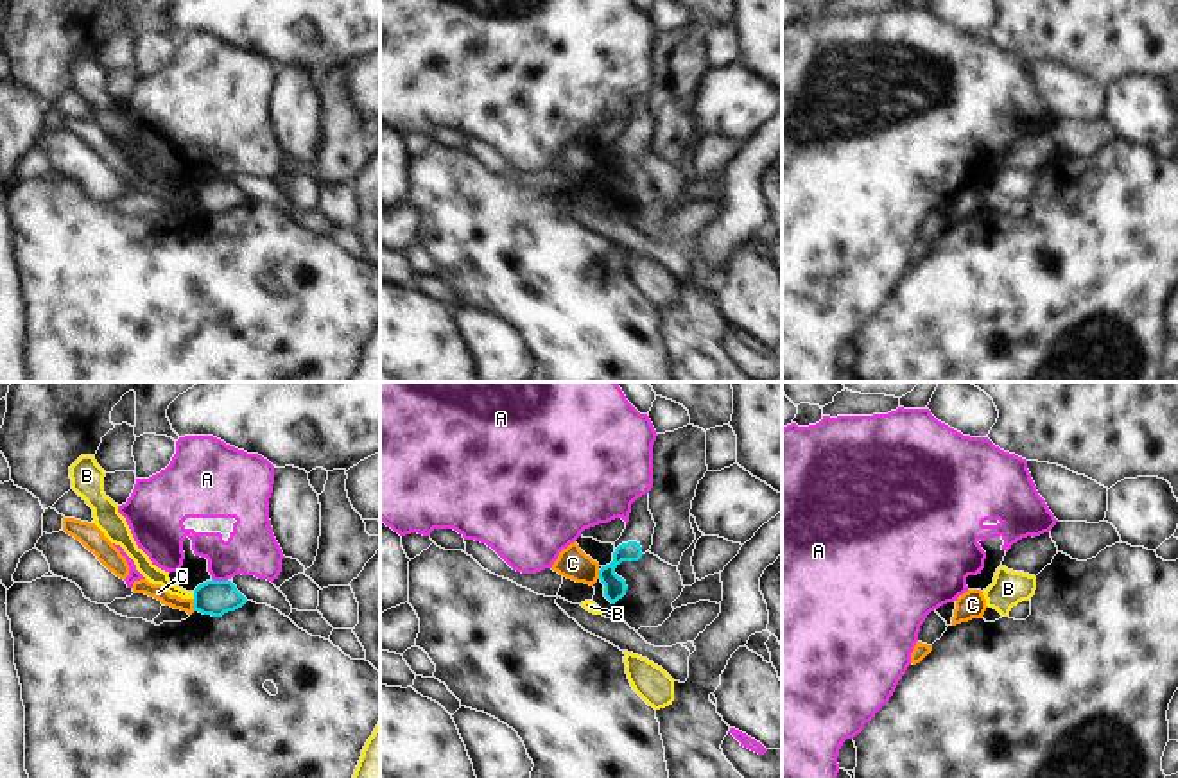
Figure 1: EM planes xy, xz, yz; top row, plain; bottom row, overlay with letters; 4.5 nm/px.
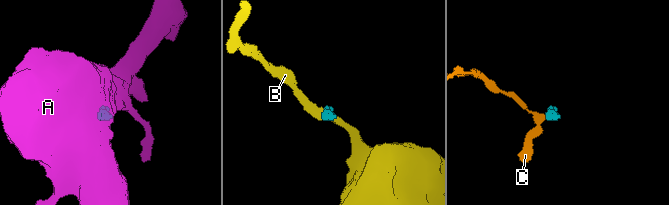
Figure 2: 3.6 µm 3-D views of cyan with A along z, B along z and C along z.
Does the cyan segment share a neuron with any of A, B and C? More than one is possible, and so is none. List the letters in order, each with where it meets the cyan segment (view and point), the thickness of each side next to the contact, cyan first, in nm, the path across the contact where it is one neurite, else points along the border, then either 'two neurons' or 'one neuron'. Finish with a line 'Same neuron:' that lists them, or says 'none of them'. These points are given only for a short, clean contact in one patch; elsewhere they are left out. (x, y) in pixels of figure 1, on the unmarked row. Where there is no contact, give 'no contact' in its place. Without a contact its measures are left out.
A: contact xy (219, 180); calibres 160 and 240 nm; border xy (212, 176), (226, 180); two neurons
B: contact xy (194, 194); calibres 160 and 80 nm; border xy (192, 190), (194, 196); two neurons
C: contact xy (194, 203); calibres 160 and 70 nm; border xy (192, 198), (194, 208); two neurons
Same neuron: none of them

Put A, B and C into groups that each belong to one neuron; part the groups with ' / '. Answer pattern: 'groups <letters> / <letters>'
groups A / B / C

